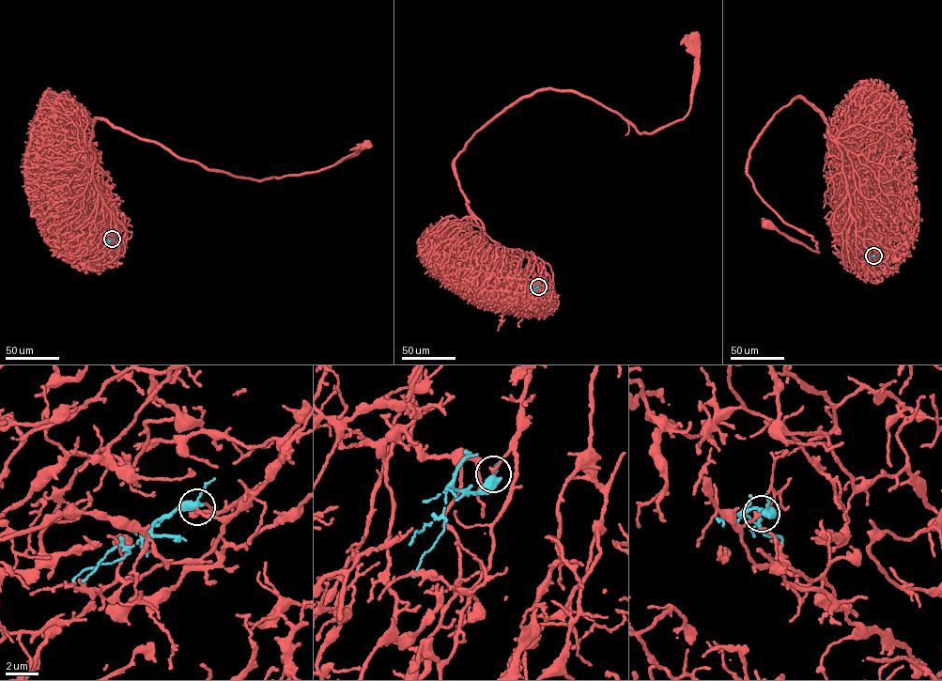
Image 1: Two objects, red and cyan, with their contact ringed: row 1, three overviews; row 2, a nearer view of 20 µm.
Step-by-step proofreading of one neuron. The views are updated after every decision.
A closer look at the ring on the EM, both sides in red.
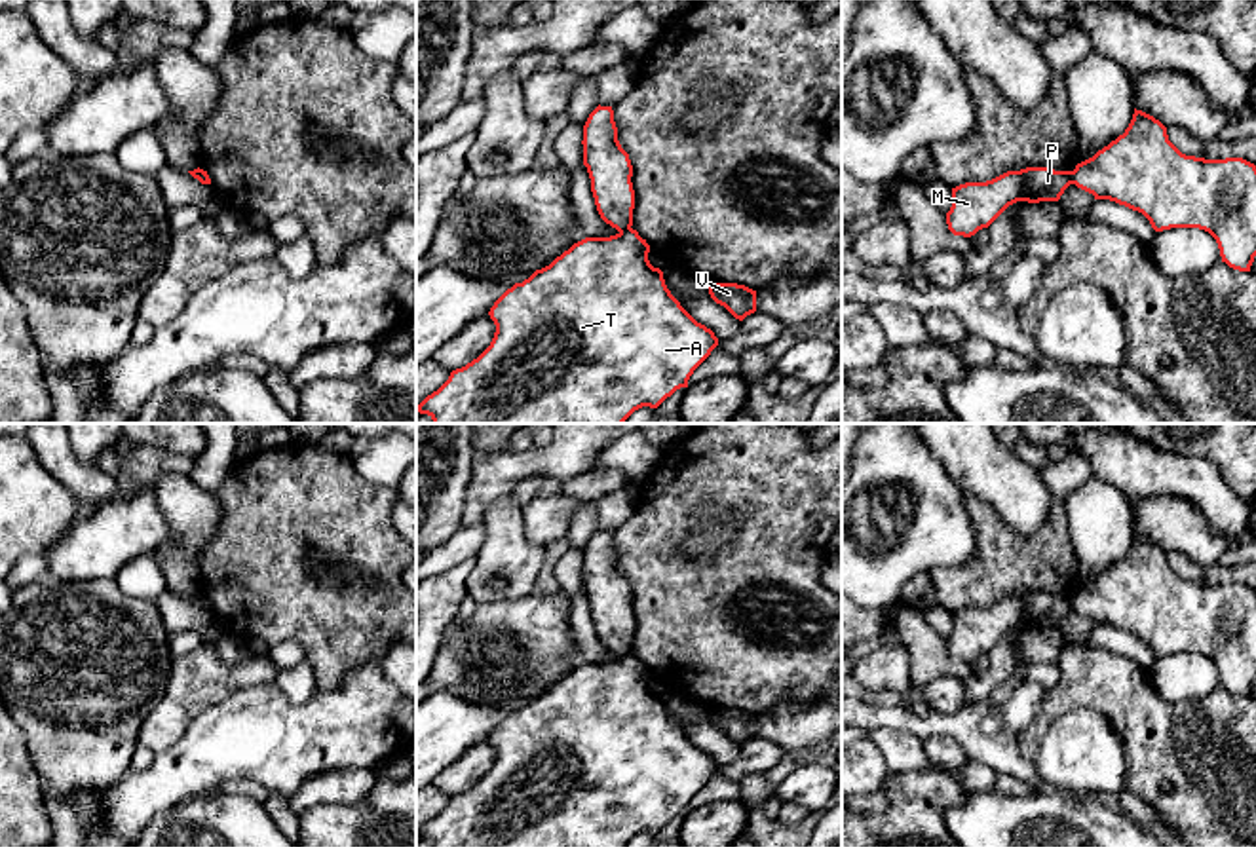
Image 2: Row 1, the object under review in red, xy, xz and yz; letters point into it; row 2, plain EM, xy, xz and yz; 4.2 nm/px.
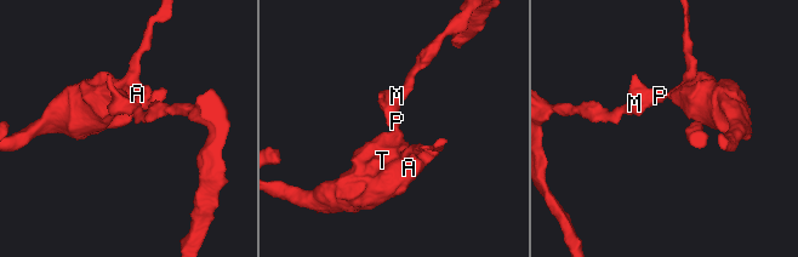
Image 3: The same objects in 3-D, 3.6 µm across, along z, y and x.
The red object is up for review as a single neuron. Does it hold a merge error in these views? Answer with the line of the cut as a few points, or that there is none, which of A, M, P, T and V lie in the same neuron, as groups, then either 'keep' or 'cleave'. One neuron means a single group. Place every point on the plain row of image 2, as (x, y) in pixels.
yz (1070, 597), (1072, 608) | A T V / M P | cleave

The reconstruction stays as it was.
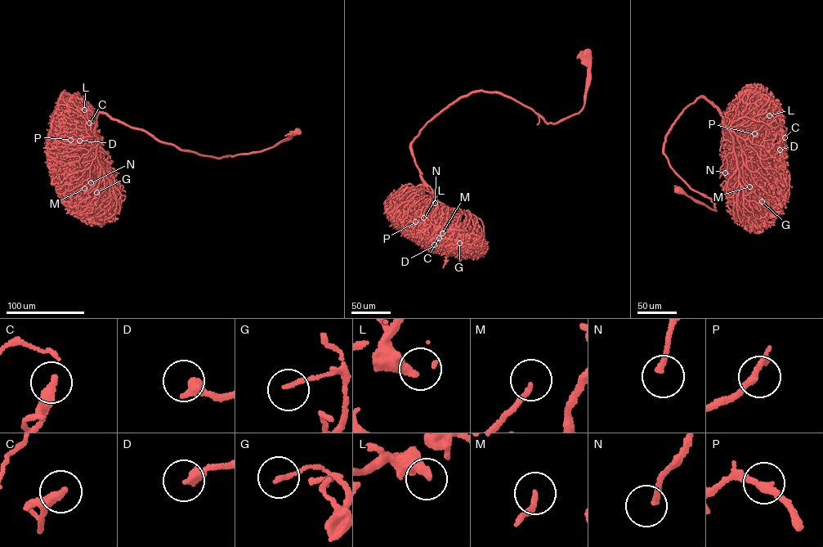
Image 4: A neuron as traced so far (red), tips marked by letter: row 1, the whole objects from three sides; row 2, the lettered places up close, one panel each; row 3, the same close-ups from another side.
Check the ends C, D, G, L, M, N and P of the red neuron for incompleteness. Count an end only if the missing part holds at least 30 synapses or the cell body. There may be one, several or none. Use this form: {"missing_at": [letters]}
{"missing_at": ["D", "M", "N"]}

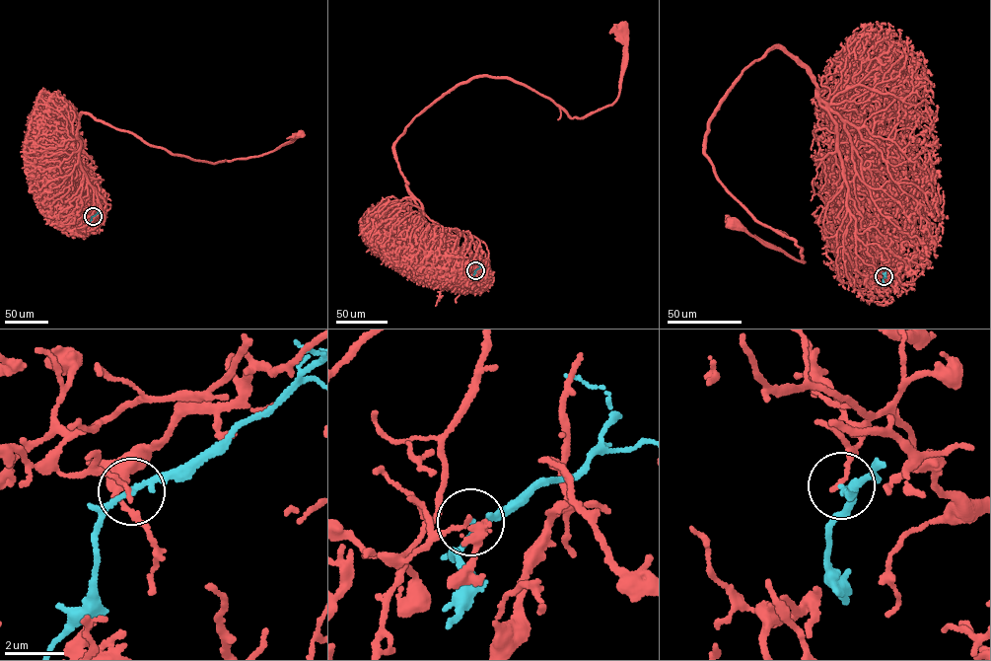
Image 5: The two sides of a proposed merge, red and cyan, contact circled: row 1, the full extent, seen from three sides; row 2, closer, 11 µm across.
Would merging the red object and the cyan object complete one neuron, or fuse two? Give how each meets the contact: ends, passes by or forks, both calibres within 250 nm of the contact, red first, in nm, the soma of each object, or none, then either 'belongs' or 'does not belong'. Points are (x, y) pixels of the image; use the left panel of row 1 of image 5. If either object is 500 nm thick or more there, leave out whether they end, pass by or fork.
red ends; cyan passes by; calibres 140 and 160 nm; soma red (300, 133); soma cyan none; does not belong

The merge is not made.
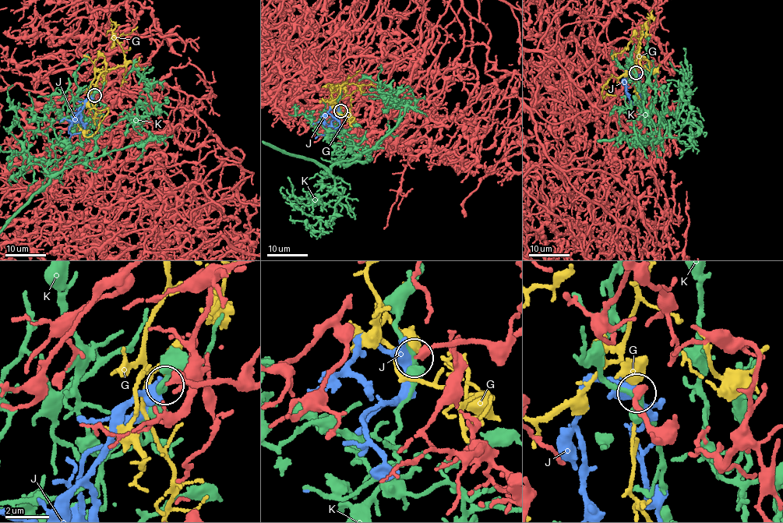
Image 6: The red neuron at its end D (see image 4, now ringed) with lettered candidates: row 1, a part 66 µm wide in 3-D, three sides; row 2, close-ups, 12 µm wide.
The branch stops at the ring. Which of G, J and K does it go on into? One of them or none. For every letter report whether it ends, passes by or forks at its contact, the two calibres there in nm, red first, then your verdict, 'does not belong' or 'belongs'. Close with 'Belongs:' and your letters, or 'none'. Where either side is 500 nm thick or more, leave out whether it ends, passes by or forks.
G: it passes by; 380 nm thick on the red side, 460 nm on the other; does not belong
J: it passes by; 360 nm thick on the red side, 420 nm on the other; belongs
K: it passes by; 360 nm thick on the red side, 200 nm on the other; does not belong
Belongs: J

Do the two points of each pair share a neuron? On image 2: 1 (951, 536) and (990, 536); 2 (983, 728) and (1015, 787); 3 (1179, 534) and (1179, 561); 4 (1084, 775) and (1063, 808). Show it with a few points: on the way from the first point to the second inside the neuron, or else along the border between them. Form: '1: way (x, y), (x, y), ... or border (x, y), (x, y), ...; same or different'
1: border (962, 496), (975, 553), (945, 566); different
2: border (998, 773), (1019, 777), (1030, 789); different
3: border (1167, 551), (1188, 555), (1199, 564), (1217, 564); different
4: border (1055, 790), (1089, 792), (1093, 796); different

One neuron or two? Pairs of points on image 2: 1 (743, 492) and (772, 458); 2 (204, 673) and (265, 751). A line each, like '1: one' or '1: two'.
1: one
2: two

